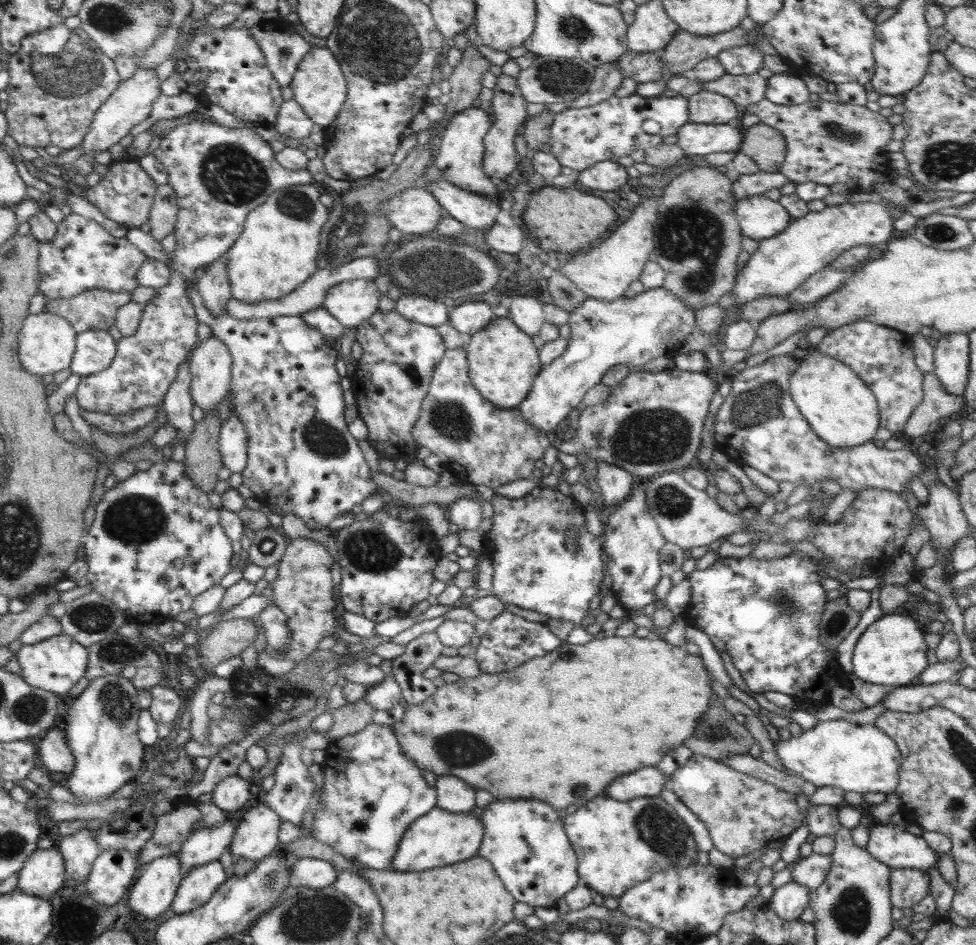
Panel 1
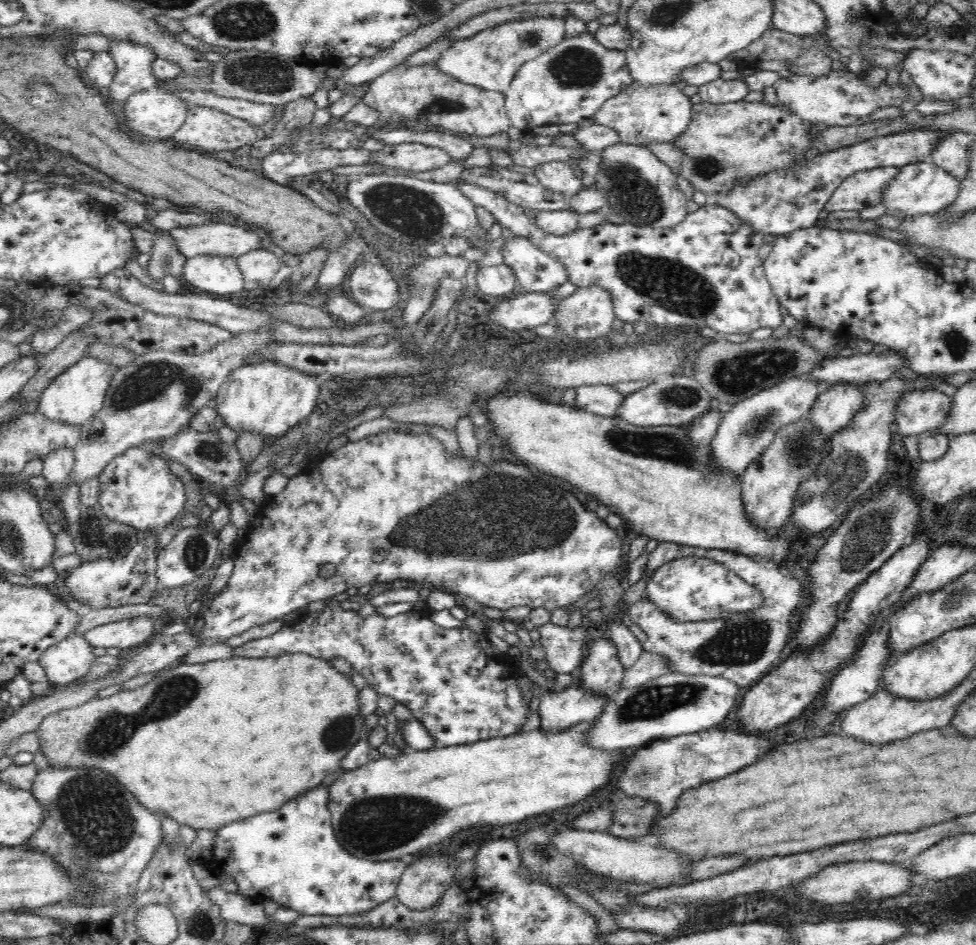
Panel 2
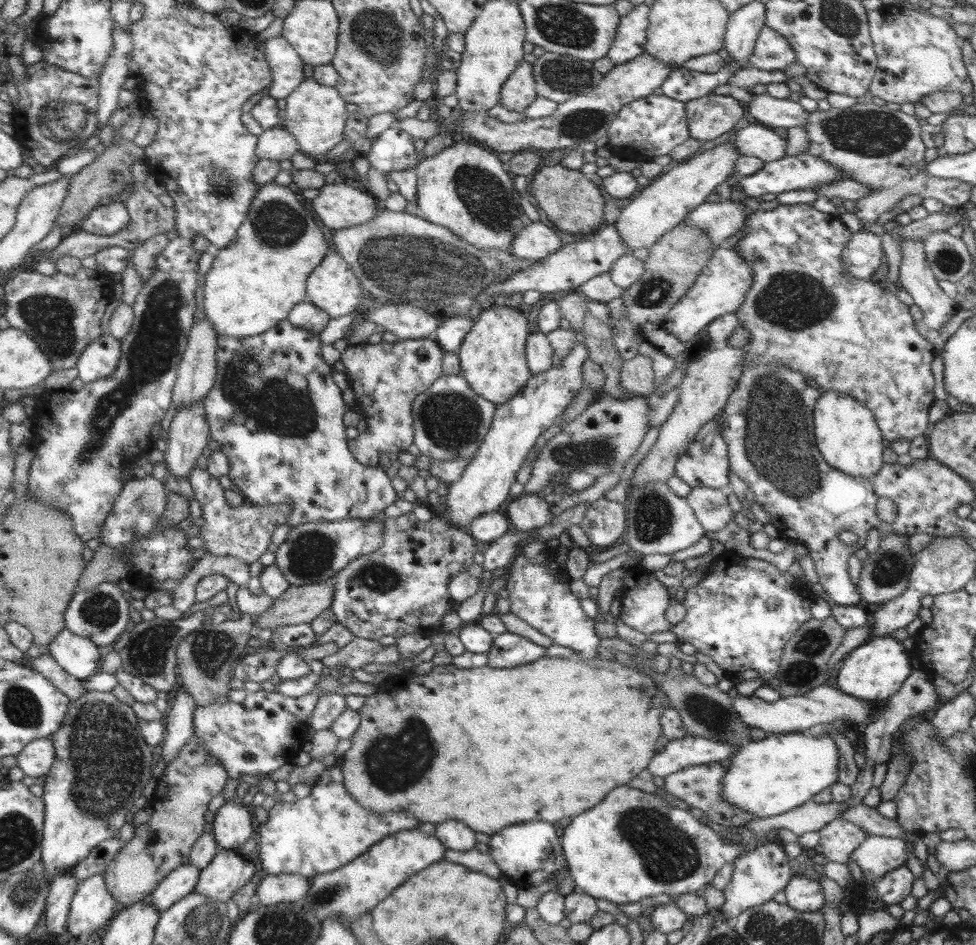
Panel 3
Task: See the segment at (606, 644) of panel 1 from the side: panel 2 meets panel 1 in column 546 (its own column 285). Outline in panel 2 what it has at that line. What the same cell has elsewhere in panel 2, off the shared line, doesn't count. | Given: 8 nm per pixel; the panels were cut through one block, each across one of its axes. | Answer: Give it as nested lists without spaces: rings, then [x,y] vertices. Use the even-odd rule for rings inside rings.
[[[288,653],[277,657],[246,658],[233,656],[228,659],[219,659],[203,664],[177,663],[168,669],[158,672],[147,684],[132,690],[99,698],[94,696],[90,702],[58,710],[43,718],[36,734],[40,743],[40,750],[47,756],[52,767],[80,768],[88,767],[102,769],[112,774],[119,783],[128,788],[140,804],[144,804],[150,812],[168,814],[178,824],[186,824],[195,830],[207,828],[219,830],[236,820],[244,820],[254,814],[278,810],[282,804],[302,796],[306,790],[320,786],[326,774],[334,772],[346,752],[353,748],[364,737],[364,724],[360,715],[358,703],[358,688],[352,679],[338,671],[330,661],[310,656],[304,653]]]

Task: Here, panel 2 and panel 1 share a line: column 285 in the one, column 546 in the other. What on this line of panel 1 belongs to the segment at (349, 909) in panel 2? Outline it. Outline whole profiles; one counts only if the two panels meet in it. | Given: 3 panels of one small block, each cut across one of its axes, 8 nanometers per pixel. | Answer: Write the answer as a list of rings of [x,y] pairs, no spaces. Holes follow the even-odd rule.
[[[526,798],[495,799],[484,808],[481,820],[484,836],[477,856],[494,866],[515,901],[552,907],[580,882],[576,851],[552,806]]]

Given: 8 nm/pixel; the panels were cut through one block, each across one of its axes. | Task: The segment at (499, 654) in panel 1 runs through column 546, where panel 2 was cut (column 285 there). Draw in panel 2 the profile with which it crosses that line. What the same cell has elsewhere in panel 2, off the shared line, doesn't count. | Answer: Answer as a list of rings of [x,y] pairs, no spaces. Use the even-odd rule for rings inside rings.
[[[333,599],[326,600],[326,607],[319,613],[309,613],[308,616],[297,624],[292,626],[282,626],[278,632],[267,636],[266,638],[259,638],[258,640],[252,640],[246,642],[238,648],[234,648],[234,656],[238,655],[246,658],[264,658],[264,657],[277,657],[288,653],[304,653],[310,654],[310,656],[316,658],[322,658],[326,661],[330,661],[334,657],[344,657],[346,661],[350,662],[352,668],[360,672],[365,678],[366,684],[374,687],[378,694],[386,694],[386,696],[392,696],[396,702],[404,704],[406,708],[412,711],[413,716],[420,721],[424,728],[429,732],[429,735],[435,740],[434,749],[445,748],[446,746],[454,746],[460,744],[470,744],[478,742],[480,740],[488,740],[489,738],[507,737],[518,732],[524,726],[526,720],[528,720],[528,704],[529,696],[525,695],[518,687],[518,677],[524,674],[519,673],[512,665],[516,660],[510,657],[508,654],[498,652],[494,650],[494,644],[490,643],[486,632],[474,633],[469,627],[461,628],[443,628],[434,623],[430,617],[422,616],[420,610],[412,610],[405,614],[397,614],[392,617],[384,617],[378,613],[374,613],[369,617],[361,617],[358,612],[345,608],[343,604],[339,604]]]

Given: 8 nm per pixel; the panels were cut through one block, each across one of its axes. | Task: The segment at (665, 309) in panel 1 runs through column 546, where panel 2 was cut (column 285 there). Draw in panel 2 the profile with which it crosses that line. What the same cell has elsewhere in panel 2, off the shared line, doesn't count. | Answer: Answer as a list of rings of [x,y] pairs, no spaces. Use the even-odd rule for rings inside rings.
[[[277,361],[259,362],[256,364],[243,364],[236,370],[230,372],[229,376],[218,389],[215,396],[217,402],[216,411],[223,418],[225,424],[238,431],[254,431],[262,434],[262,438],[271,438],[272,436],[282,436],[294,424],[302,422],[304,418],[312,414],[316,406],[316,398],[320,392],[320,378],[310,373],[302,373],[295,368],[288,367],[284,363]]]

